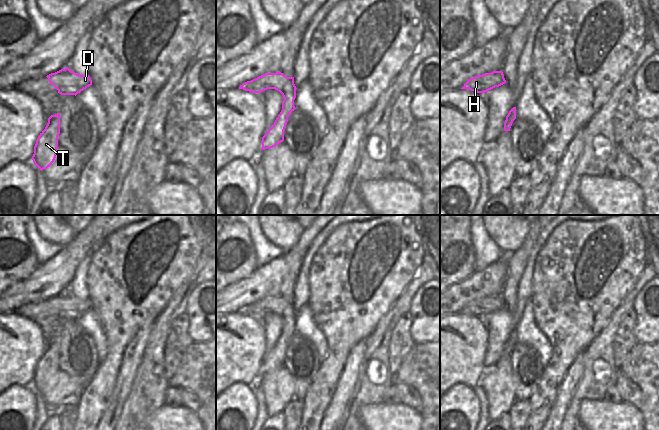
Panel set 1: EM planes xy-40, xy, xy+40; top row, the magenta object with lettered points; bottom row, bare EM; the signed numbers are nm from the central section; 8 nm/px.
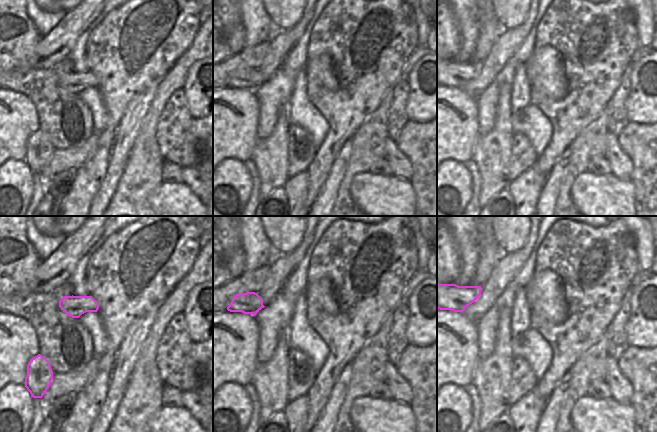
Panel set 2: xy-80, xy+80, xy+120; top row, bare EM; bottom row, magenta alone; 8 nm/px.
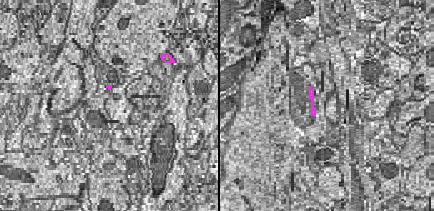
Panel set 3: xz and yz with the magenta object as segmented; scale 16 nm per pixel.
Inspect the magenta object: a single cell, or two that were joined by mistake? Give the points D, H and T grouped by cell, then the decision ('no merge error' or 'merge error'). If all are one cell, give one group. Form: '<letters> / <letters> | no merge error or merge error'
D H / T | merge error

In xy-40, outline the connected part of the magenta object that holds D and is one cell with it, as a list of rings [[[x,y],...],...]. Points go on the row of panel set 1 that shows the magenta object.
[[[68,67],[46,76],[61,95],[77,95],[92,85],[89,75],[79,75]]]

